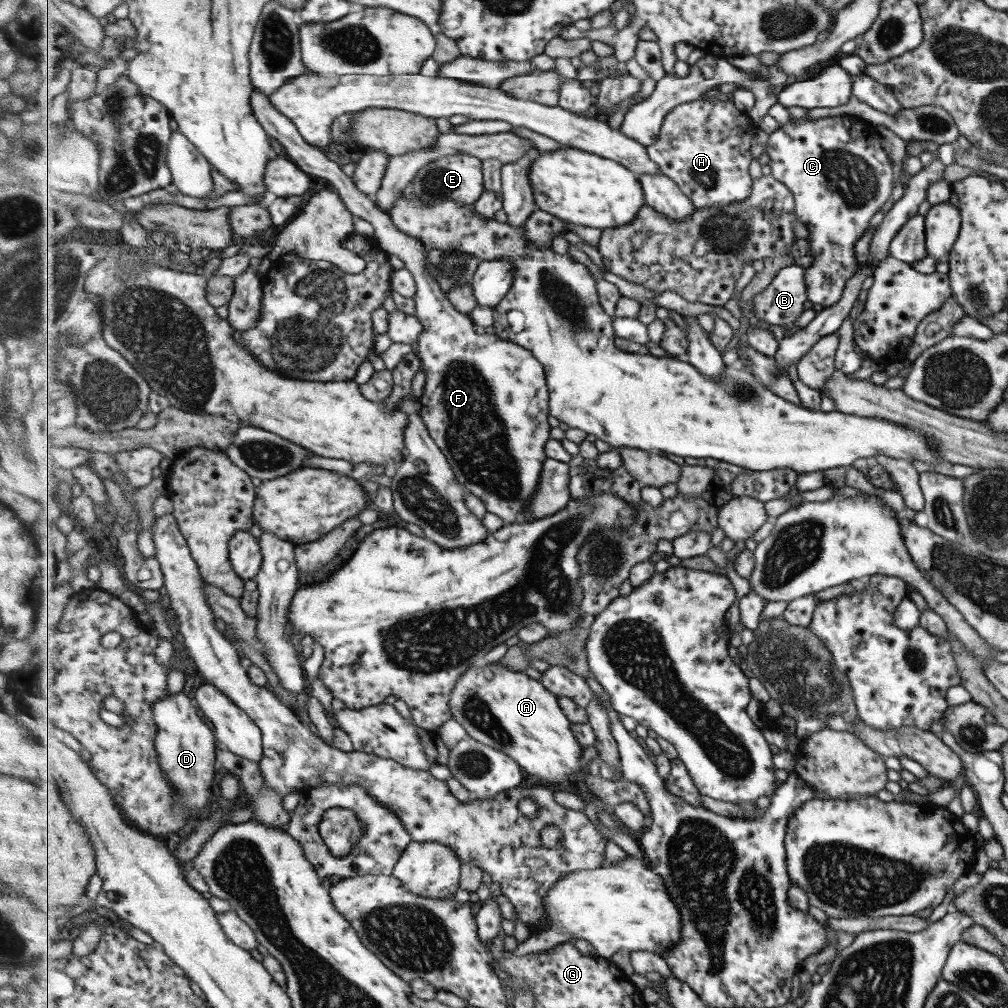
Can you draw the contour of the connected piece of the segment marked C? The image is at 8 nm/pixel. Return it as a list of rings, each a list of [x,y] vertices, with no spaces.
[[[848,115],[787,122],[770,134],[766,153],[770,158],[771,174],[793,191],[797,217],[808,230],[806,255],[812,256],[813,261],[805,269],[807,299],[821,307],[835,305],[857,267],[853,250],[855,242],[867,230],[869,219],[891,196],[891,165],[878,142],[877,132],[871,122]]]

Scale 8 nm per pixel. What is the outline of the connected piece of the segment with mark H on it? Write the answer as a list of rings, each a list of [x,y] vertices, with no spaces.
[[[725,96],[702,98],[681,104],[673,108],[664,119],[659,139],[647,146],[647,153],[653,162],[659,164],[661,172],[675,179],[692,204],[697,208],[724,206],[733,202],[743,202],[753,193],[754,179],[749,174],[751,166],[751,144],[759,131],[757,124],[749,118],[747,112],[741,112]]]

